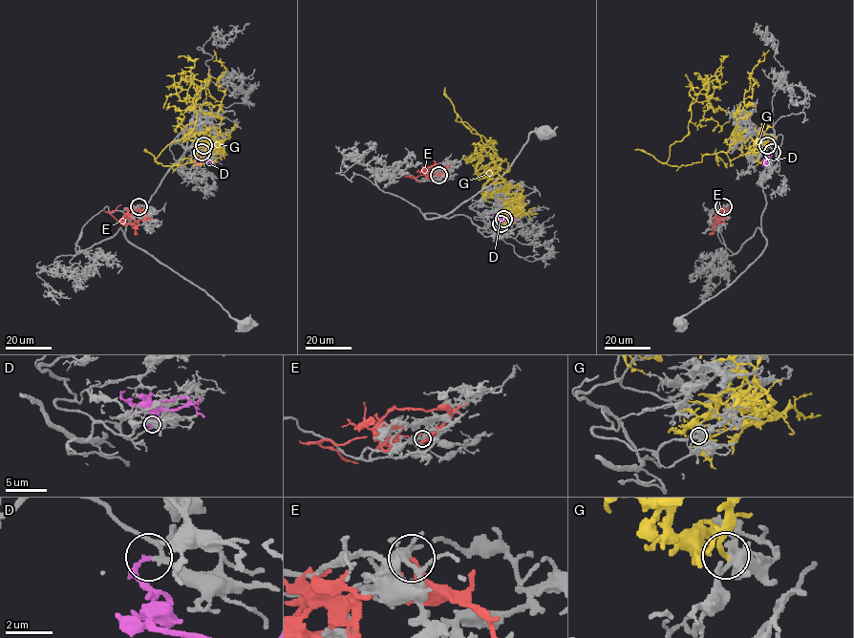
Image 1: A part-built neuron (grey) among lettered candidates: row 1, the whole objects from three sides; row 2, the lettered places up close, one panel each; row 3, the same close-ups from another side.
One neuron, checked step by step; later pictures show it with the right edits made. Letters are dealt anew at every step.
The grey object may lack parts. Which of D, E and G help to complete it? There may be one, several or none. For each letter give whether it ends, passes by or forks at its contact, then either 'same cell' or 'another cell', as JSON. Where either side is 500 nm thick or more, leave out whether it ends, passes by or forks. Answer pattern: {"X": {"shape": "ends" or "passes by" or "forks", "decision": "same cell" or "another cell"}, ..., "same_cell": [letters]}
{"D": {"shape": "ends", "decision": "same cell"}, "E": {"shape": "ends", "decision": "another cell"}, "G": {"shape": "passes by", "decision": "another cell"}, "same_cell": ["D"]}

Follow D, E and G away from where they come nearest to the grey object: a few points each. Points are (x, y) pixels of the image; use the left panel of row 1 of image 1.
D: (202, 152), (202, 159), (211, 162), (193, 164)
E: (138, 206), (146, 217), (138, 223), (125, 223), (117, 221), (110, 212), (121, 204)
G: (204, 145), (224, 151), (156, 159), (191, 131), (205, 84), (180, 55)

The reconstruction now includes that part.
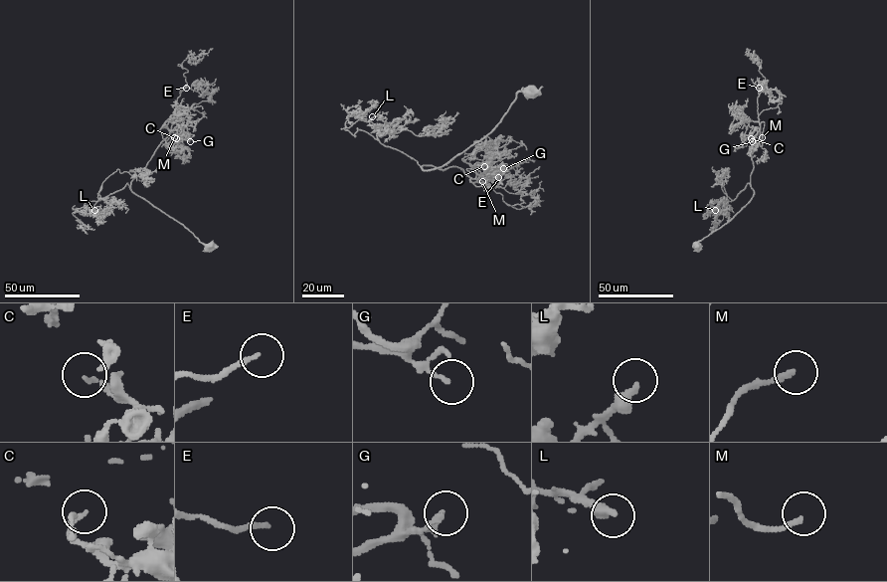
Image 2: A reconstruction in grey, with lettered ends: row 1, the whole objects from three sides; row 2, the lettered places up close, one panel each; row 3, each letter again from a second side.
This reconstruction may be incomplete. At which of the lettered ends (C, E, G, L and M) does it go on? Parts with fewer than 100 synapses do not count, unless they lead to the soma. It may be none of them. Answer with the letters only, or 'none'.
E, L, M

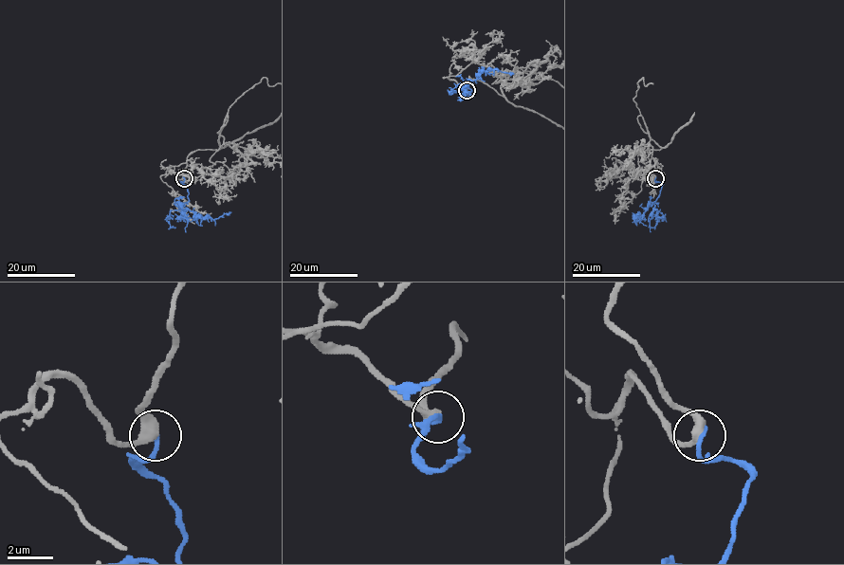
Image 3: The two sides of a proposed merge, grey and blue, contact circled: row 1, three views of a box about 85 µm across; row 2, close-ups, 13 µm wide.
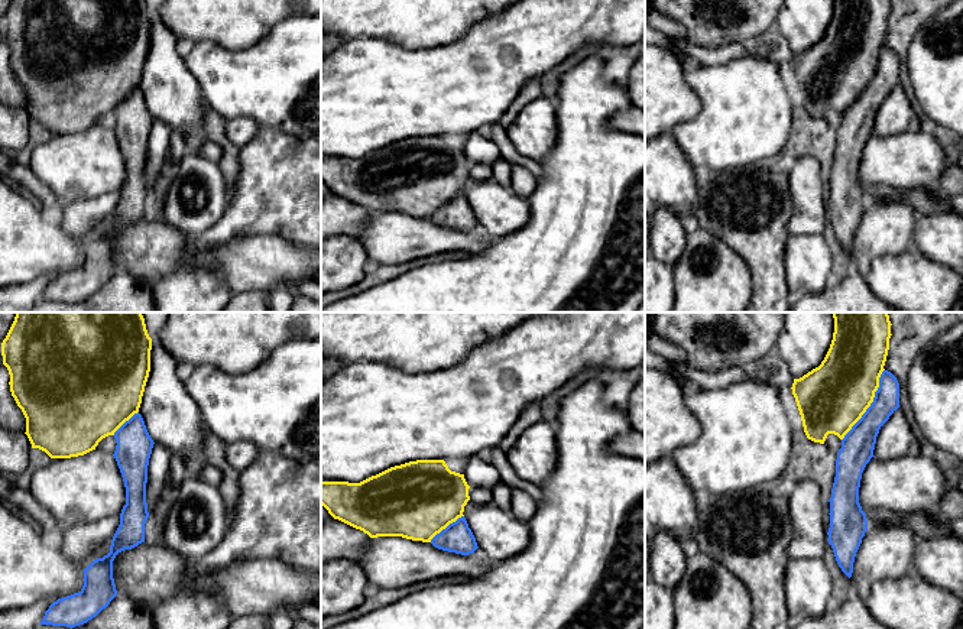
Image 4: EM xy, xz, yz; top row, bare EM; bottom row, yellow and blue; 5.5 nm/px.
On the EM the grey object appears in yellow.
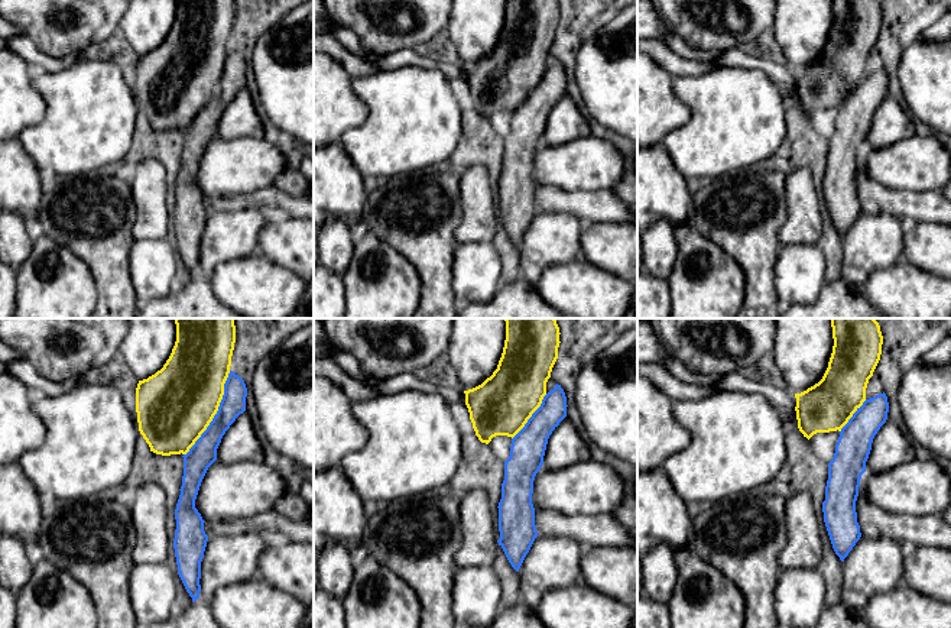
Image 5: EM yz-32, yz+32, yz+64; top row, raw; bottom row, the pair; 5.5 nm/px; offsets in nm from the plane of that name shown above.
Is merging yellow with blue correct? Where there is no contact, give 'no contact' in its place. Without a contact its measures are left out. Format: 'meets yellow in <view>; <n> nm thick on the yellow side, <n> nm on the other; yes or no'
meets yellow in yz; 380 nm thick on the yellow side, 180 nm on the other; yes

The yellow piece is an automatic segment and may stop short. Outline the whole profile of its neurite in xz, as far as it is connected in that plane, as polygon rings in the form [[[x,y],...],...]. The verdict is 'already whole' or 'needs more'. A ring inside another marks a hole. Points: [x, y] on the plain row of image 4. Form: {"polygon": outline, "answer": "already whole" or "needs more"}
{"polygon": [[[416,136],[390,143],[360,159],[321,158],[321,181],[334,195],[370,214],[402,213],[468,231],[479,224],[463,191],[470,176],[468,165],[464,150],[451,147],[444,136]]], "answer": "needs more"}

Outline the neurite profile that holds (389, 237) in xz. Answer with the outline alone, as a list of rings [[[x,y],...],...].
[[[402,213],[370,214],[367,226],[357,240],[367,257],[379,265],[399,265],[451,252],[479,254],[495,239],[477,240],[471,230],[461,231],[435,224],[431,218]]]

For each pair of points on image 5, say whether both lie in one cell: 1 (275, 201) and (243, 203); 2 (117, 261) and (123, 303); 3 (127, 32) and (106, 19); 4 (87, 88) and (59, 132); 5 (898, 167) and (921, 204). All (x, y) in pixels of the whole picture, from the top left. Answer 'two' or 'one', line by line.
1: one
2: one
3: two
4: one
5: two

